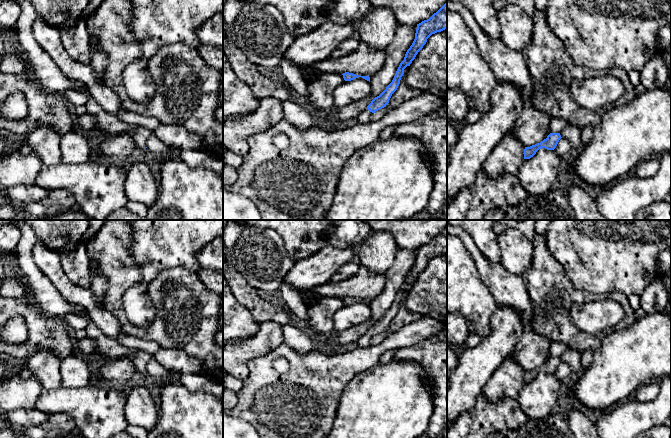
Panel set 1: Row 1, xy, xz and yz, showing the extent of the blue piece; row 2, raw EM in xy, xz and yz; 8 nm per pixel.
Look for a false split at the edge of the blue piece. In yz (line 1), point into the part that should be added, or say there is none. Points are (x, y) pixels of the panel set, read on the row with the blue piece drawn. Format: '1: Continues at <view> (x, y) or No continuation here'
1: No continuation here

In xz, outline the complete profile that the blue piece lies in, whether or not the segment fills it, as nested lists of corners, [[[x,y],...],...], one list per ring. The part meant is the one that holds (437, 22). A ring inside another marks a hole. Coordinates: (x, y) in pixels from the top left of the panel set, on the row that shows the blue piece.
[[[447,2],[429,19],[417,24],[415,39],[407,50],[404,60],[400,63],[392,82],[377,97],[375,97],[367,108],[353,121],[356,123],[366,124],[371,121],[372,114],[386,107],[392,94],[397,90],[404,69],[410,66],[418,52],[426,44],[427,39],[437,32],[441,32],[447,28]]]

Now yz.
[[[550,133],[546,139],[541,141],[540,143],[537,143],[535,145],[532,145],[530,147],[525,147],[524,149],[524,159],[530,159],[533,157],[536,152],[541,149],[545,148],[547,150],[554,150],[561,139],[560,133]]]

